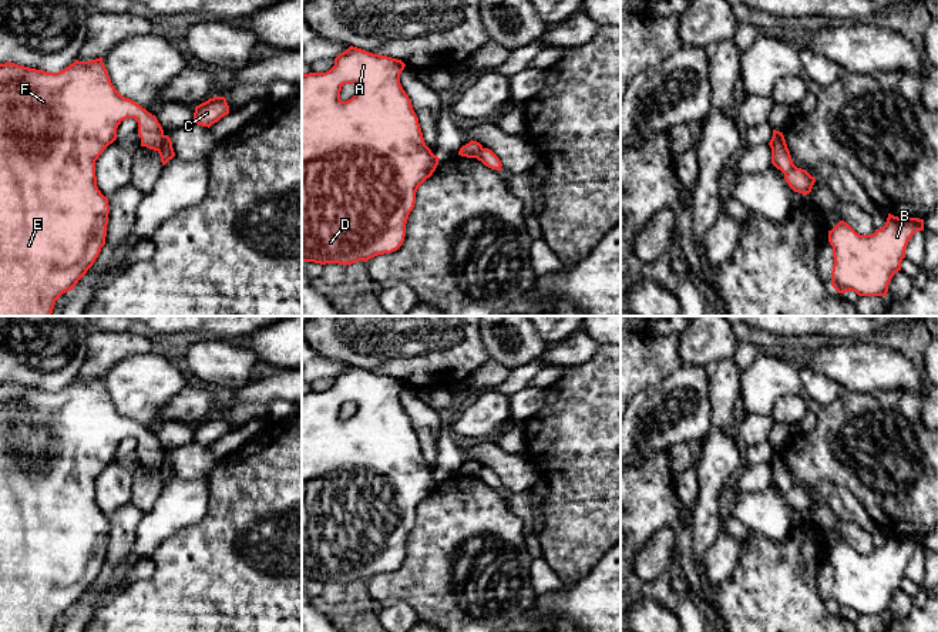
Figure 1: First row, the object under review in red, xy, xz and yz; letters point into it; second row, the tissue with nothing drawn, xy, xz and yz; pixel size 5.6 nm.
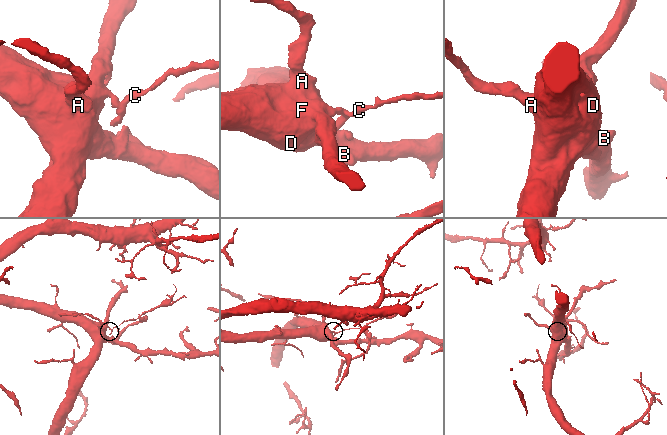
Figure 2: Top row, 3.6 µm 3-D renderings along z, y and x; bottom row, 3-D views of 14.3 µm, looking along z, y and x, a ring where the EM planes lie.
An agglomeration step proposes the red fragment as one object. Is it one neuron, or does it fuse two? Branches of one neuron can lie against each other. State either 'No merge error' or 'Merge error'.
Merge error

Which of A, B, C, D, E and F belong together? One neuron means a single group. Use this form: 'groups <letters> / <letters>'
groups A B D E F / C

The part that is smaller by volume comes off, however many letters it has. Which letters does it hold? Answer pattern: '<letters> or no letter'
C

